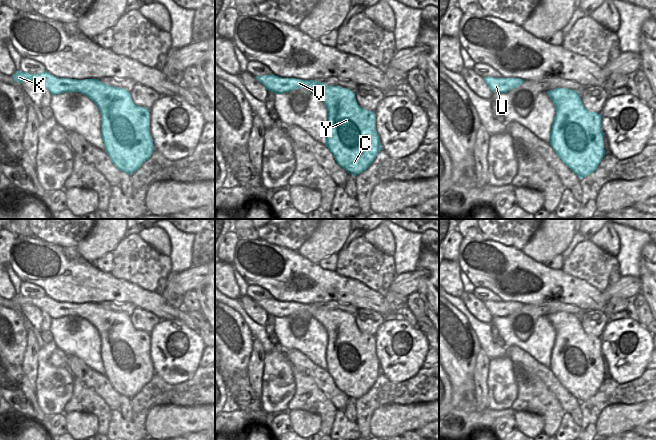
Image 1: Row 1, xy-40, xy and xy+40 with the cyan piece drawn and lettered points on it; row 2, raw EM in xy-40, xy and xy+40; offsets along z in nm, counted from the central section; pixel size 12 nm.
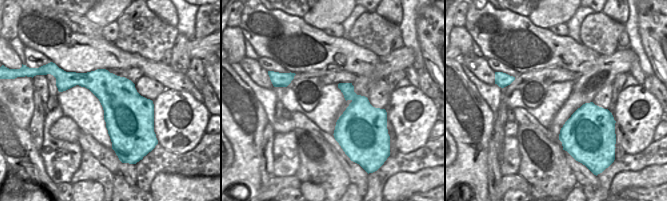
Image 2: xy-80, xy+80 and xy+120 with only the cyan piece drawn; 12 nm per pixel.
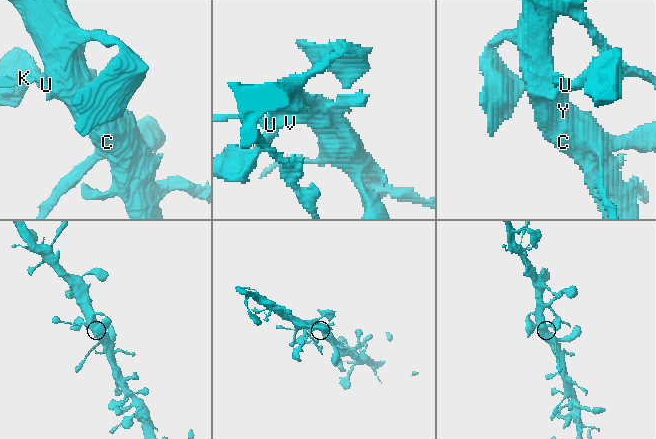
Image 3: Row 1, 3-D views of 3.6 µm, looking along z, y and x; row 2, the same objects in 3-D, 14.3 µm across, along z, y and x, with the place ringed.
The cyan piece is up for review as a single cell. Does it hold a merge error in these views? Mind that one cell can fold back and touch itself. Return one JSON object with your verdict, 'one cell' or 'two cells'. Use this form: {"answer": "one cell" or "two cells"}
{"answer": "one cell"}

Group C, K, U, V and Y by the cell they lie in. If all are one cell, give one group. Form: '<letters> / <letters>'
C K U V Y

